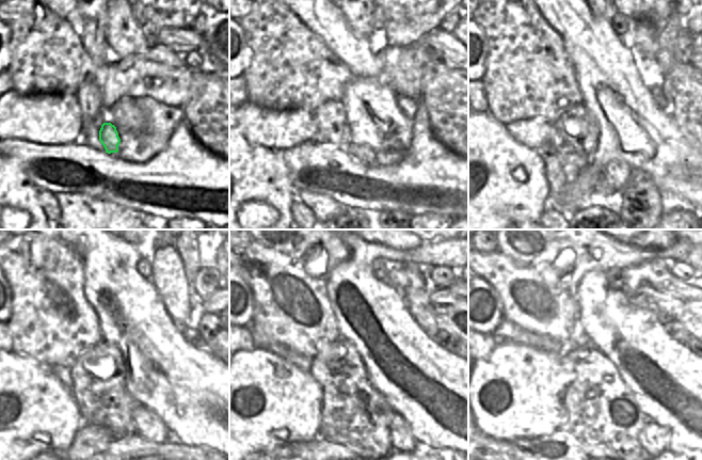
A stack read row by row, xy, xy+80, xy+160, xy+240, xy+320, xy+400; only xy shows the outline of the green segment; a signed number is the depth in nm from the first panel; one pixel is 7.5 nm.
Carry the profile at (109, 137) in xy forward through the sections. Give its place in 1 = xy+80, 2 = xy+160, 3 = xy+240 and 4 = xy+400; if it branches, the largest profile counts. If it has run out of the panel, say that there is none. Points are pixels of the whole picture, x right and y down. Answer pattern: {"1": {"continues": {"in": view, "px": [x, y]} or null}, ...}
{"1": {"continues": {"in": "xy+80", "px": [363, 153]}}, "2": {"continues": {"in": "xy+160", "px": [618, 172]}}, "3": {"continues": {"in": "xy+240", "px": [148, 425]}}, "4": {"continues": {"in": "xy+400", "px": [654, 439]}}}

